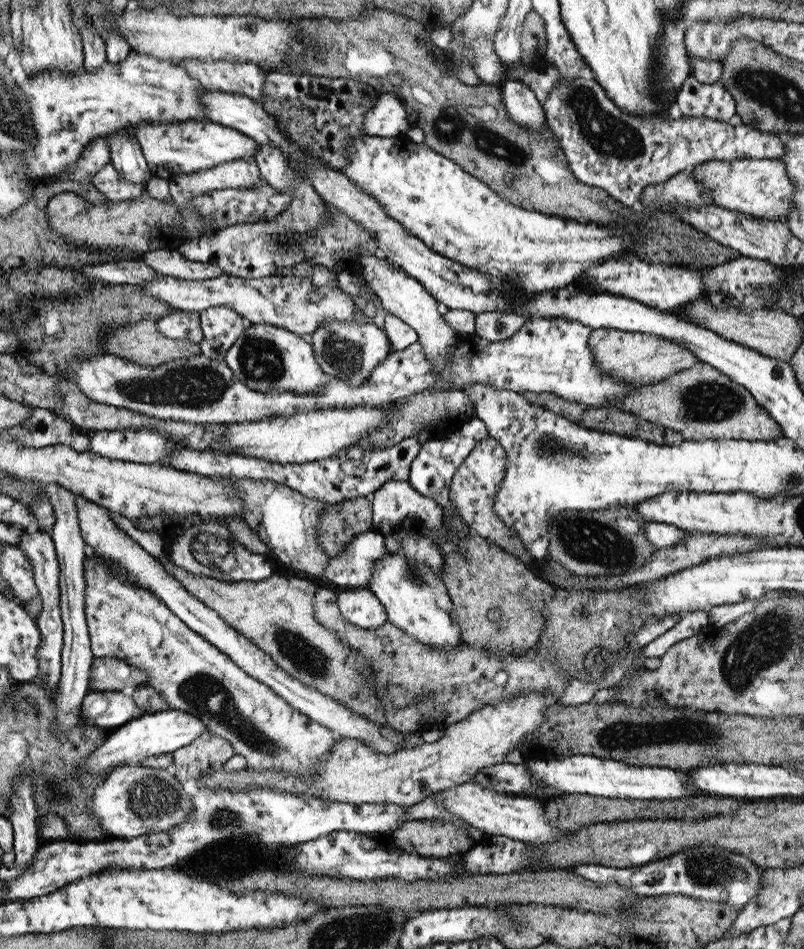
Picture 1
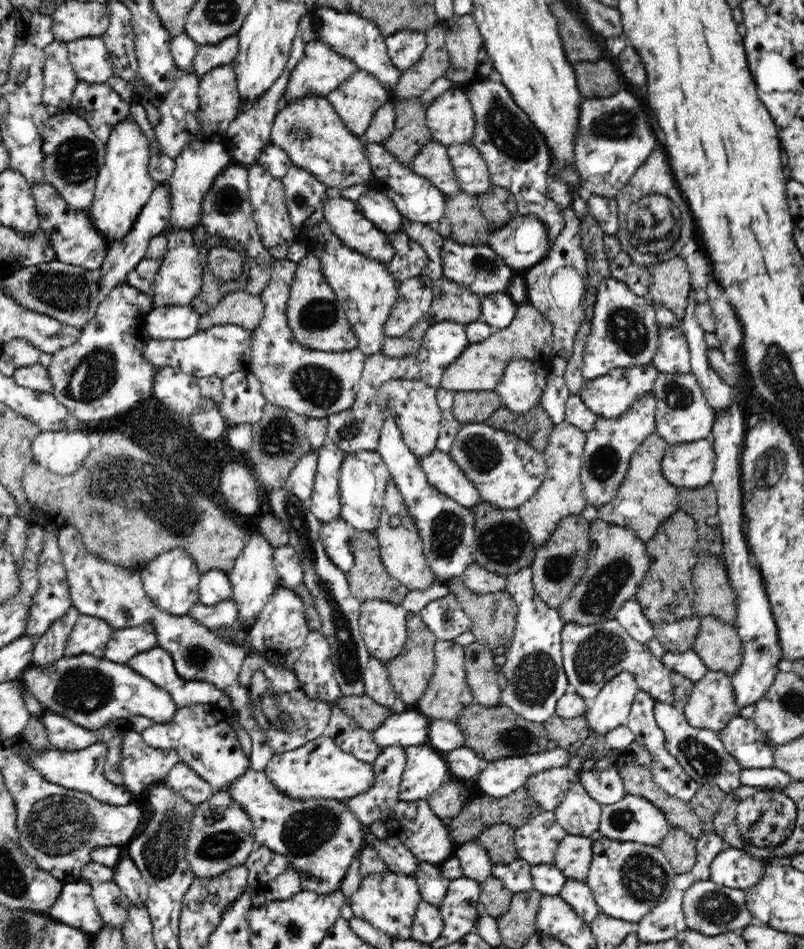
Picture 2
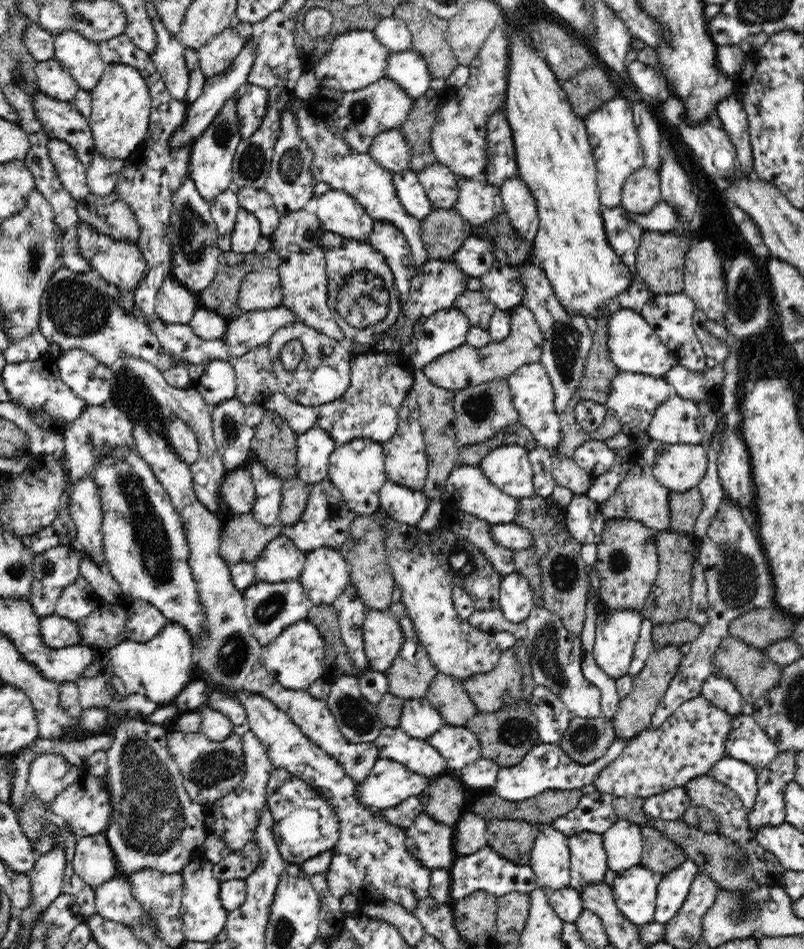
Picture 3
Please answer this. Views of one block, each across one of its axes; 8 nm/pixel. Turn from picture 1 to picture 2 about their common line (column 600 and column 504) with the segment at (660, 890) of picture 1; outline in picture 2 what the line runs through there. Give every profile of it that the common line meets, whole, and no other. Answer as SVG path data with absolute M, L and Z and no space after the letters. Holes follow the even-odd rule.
M517 859L511 864L494 865L491 875L498 878L513 893L534 895L534 884L531 878L531 865Z

